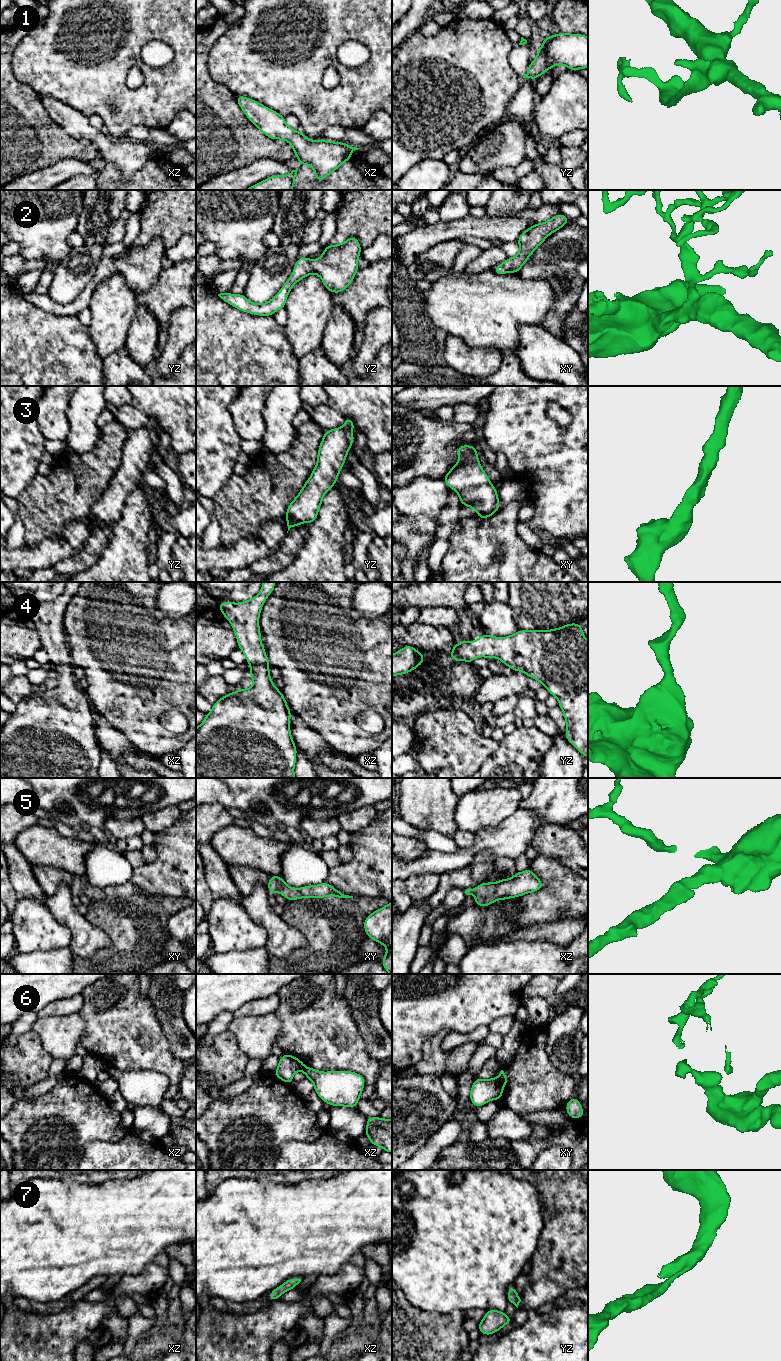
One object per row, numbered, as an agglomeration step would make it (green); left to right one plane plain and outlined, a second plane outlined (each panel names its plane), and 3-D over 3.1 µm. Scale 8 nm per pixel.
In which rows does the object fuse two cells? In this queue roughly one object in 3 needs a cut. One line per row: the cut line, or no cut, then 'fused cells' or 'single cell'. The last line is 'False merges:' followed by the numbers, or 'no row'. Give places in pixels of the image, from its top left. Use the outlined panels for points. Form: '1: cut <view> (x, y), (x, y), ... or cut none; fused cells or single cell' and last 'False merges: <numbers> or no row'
1: cut none; single cell
2: cut none; single cell
3: cut none; single cell
4: cut none; single cell
5: cut none; single cell
6: cut xy (497, 1077), (503, 1085); fused cells
7: cut none; single cell
False merges: 6

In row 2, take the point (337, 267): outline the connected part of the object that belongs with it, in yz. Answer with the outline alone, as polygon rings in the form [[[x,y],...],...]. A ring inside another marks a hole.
[[[352,236],[338,245],[329,244],[323,249],[323,255],[318,259],[311,260],[300,256],[289,279],[279,292],[266,303],[253,303],[244,294],[234,295],[227,292],[220,293],[218,296],[242,312],[259,316],[273,316],[276,311],[285,307],[293,286],[314,272],[322,279],[329,292],[343,292],[353,282],[359,269],[358,258],[361,250],[358,239]]]

